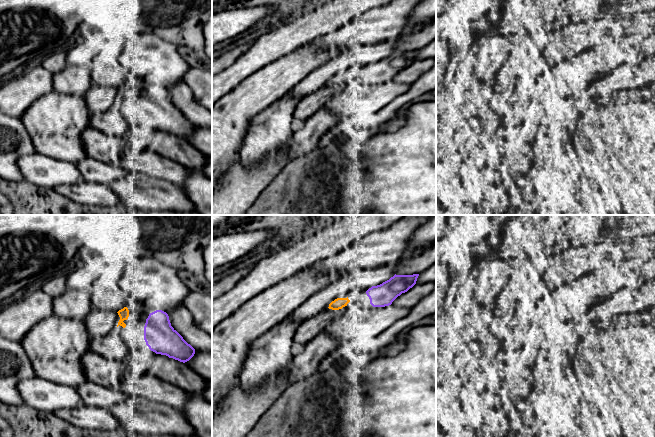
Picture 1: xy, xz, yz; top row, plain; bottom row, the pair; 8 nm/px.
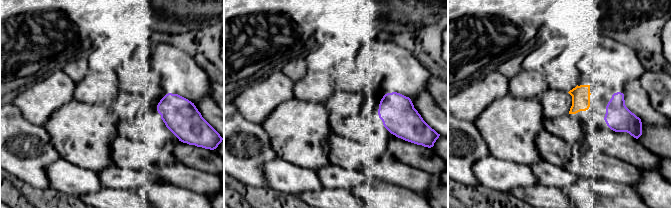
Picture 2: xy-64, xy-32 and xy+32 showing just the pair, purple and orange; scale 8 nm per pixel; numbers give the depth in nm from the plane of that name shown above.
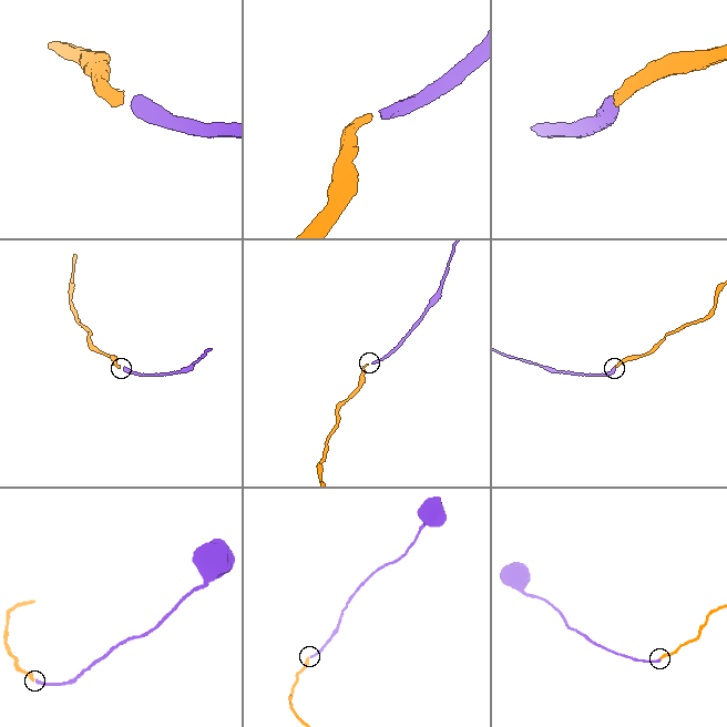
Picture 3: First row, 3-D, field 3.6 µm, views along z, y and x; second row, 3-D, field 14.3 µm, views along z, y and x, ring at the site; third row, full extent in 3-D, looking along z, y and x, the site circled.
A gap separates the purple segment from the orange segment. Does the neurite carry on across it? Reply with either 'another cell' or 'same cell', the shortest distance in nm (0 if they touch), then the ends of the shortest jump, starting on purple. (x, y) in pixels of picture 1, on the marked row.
same cell; 150 nm apart; from purple across xy (146, 319), (128, 316)

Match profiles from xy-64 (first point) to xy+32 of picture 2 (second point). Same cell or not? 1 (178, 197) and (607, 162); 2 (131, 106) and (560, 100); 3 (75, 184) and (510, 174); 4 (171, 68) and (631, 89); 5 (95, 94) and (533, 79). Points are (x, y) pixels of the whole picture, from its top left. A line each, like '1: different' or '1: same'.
1: different
2: same
3: same
4: different
5: same

